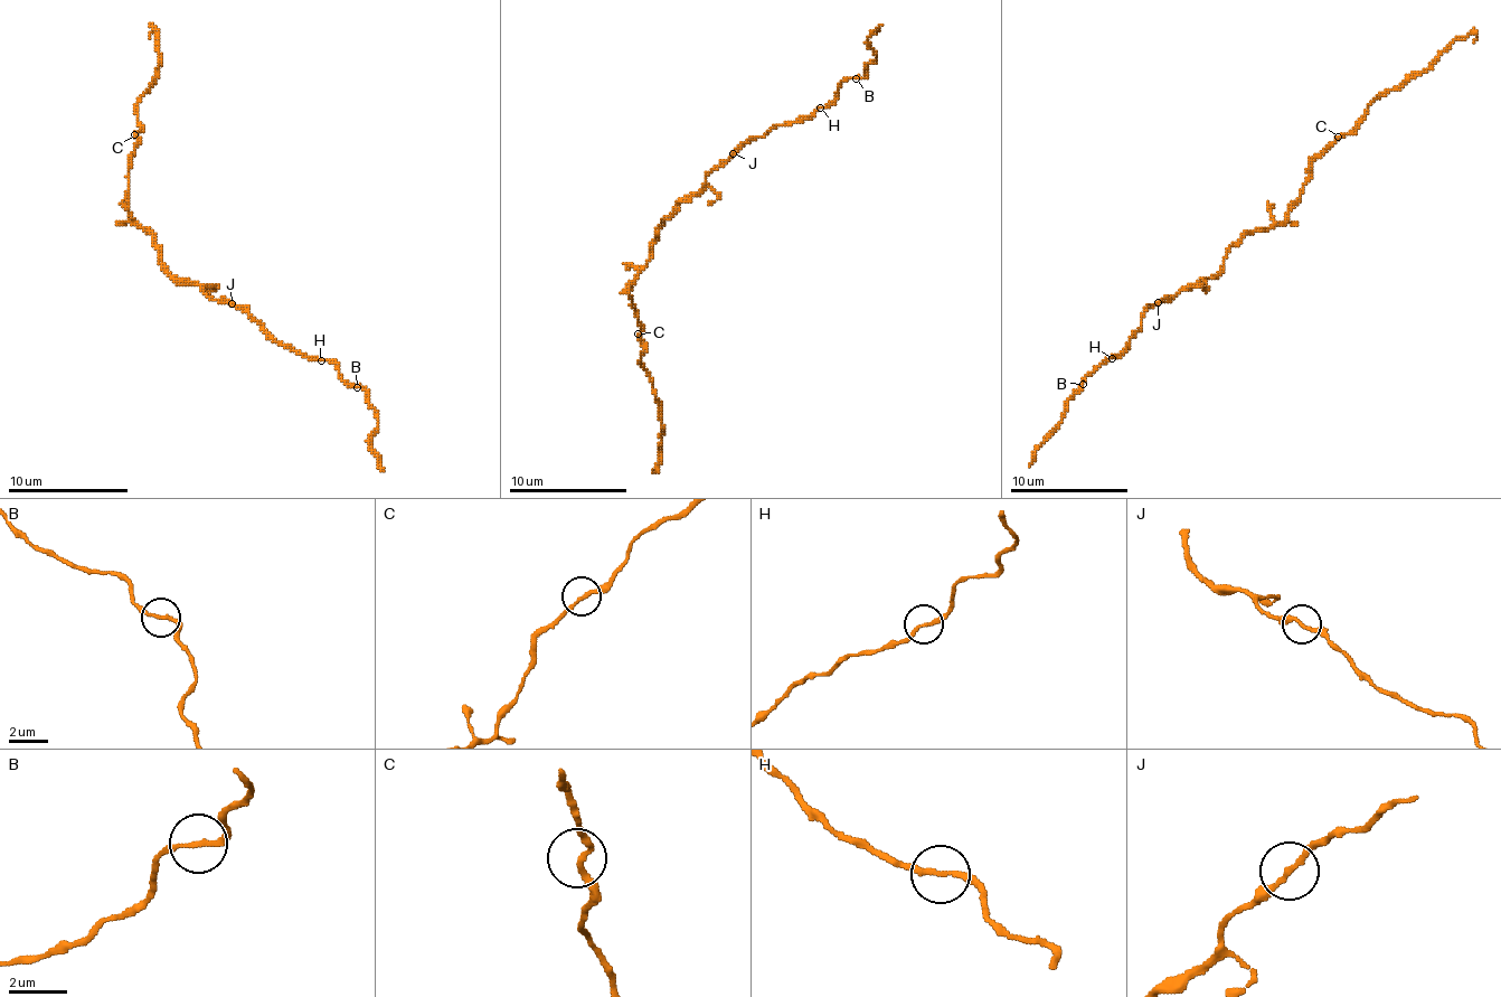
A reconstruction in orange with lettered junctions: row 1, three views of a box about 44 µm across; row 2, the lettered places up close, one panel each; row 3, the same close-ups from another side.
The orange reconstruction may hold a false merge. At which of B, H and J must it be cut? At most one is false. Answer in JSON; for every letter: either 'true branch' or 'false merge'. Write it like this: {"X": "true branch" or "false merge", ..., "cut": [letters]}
{"B": "true branch", "H": "true branch", "J": "true branch", "cut": []}

